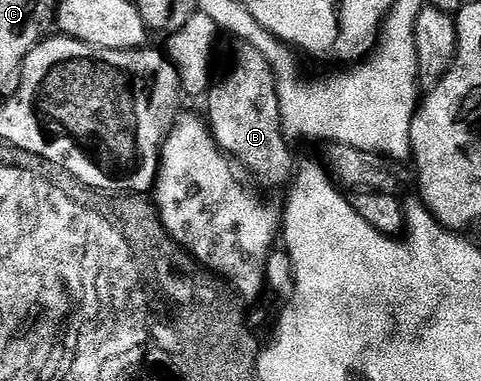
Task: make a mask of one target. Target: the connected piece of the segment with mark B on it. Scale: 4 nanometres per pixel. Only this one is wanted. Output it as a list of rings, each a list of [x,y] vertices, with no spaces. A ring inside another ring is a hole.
[[[235,42],[233,46],[234,64],[230,72],[219,83],[217,80],[205,96],[205,118],[218,147],[235,164],[243,163],[266,187],[285,188],[295,174],[296,162],[290,156],[288,140],[282,134],[274,74],[268,61],[260,57],[252,45]]]

